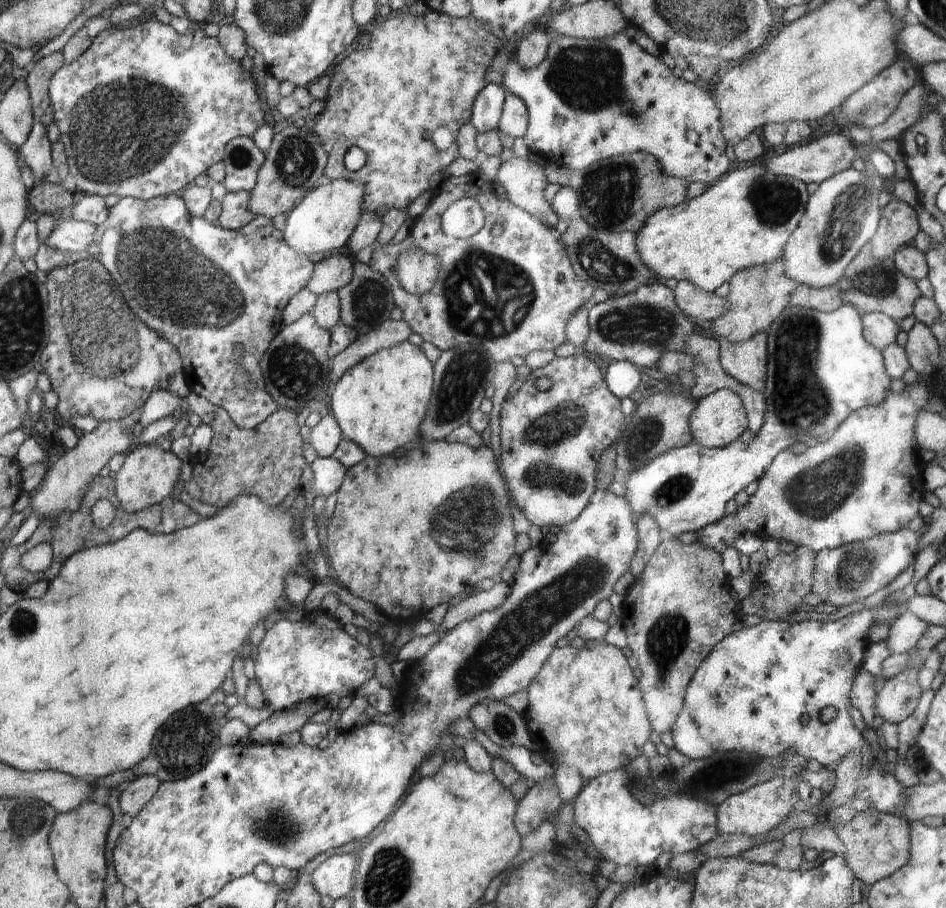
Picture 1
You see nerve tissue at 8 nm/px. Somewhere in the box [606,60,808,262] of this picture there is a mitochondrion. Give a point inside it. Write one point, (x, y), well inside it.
(775, 202)

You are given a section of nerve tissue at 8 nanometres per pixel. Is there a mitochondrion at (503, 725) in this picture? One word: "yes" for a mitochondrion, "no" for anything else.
yes

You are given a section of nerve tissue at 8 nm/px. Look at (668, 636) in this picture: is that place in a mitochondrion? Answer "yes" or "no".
yes

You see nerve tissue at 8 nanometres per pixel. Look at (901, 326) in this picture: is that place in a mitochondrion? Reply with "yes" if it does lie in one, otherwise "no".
no

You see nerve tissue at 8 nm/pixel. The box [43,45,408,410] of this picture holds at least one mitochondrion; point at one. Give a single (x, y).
(117, 132)

